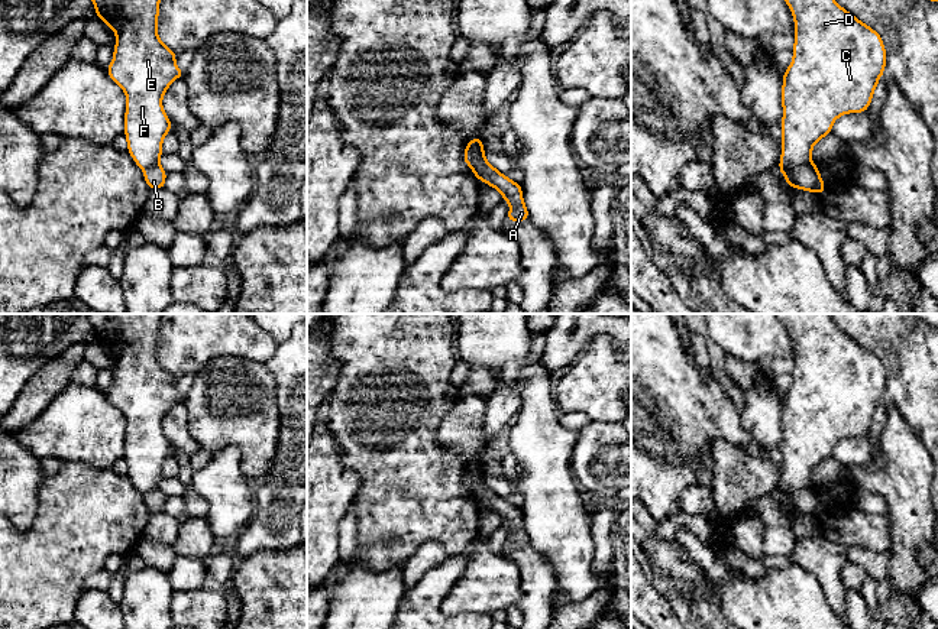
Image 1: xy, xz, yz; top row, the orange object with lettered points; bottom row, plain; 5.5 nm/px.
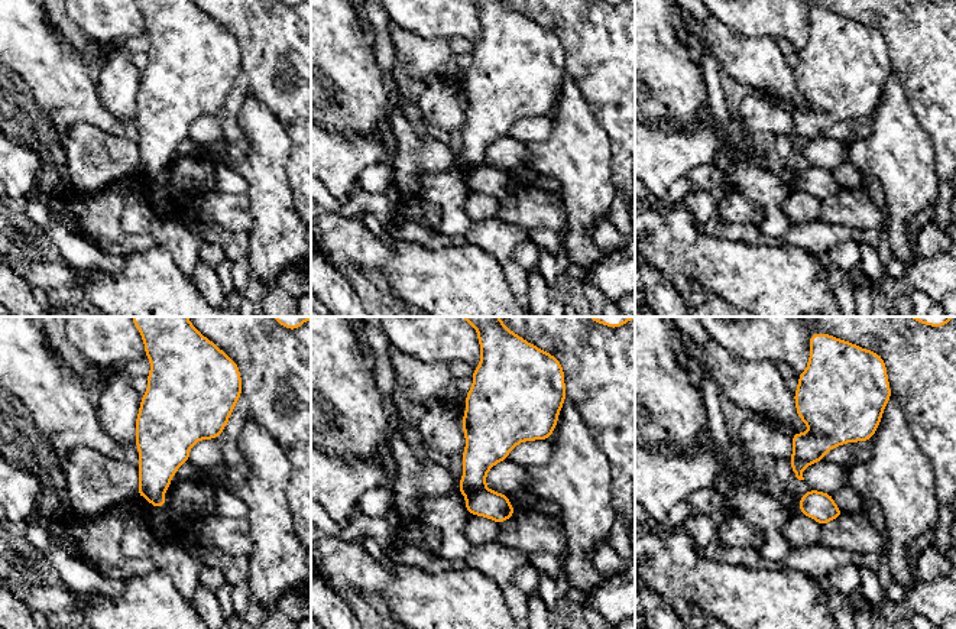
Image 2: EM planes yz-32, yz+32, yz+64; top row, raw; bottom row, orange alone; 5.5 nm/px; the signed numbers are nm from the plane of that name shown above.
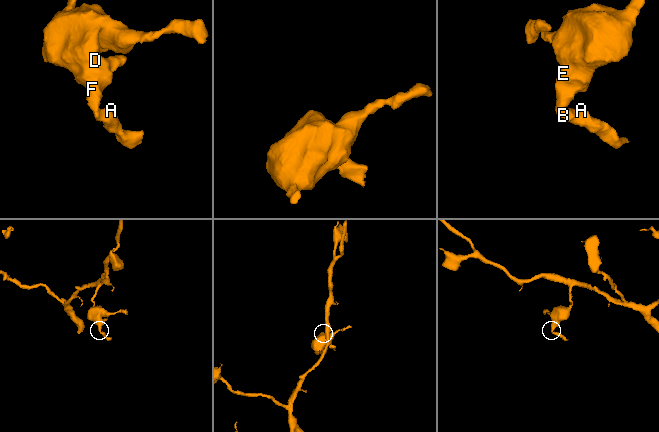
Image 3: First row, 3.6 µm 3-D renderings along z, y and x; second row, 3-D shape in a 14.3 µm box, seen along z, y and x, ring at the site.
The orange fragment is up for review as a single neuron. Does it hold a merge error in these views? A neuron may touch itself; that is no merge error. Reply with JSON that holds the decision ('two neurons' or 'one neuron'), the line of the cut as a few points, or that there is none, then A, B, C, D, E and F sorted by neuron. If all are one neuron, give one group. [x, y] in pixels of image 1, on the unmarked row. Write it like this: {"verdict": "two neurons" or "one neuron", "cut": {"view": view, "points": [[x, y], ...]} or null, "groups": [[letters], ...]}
{"verdict": "two neurons", "cut": {"view": "yz", "points": [[811, 486], [782, 496]]}, "groups": [["A", "B"], ["C", "D", "E", "F"]]}

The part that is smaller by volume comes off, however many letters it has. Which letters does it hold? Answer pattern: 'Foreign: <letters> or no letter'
Foreign: A, B

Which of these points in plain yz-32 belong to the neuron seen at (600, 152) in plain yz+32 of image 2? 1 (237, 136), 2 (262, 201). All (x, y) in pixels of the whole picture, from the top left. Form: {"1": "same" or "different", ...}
{"1": "different", "2": "same"}

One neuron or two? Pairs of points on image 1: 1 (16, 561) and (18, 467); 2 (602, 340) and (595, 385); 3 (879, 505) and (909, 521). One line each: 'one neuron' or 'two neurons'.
1: two neurons
2: one neuron
3: two neurons

